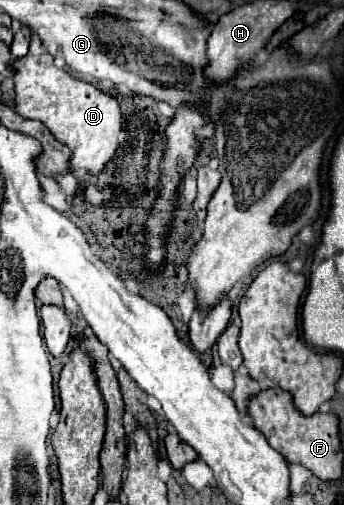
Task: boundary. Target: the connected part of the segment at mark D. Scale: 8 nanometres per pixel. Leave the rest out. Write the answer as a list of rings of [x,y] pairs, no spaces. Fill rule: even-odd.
[[[44,52],[40,56],[26,54],[16,60],[16,112],[22,118],[40,120],[56,140],[68,144],[72,150],[72,168],[90,170],[100,174],[108,160],[114,158],[120,148],[118,134],[122,130],[122,114],[116,98],[100,92],[88,82],[72,78],[66,70],[58,70],[52,54]]]

